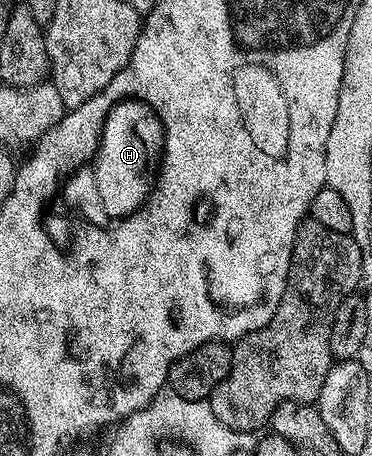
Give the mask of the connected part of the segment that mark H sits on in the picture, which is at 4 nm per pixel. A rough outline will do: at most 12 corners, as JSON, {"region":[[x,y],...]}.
{"region":[[153,113],[108,117],[99,147],[105,212],[149,198],[160,144]]}

